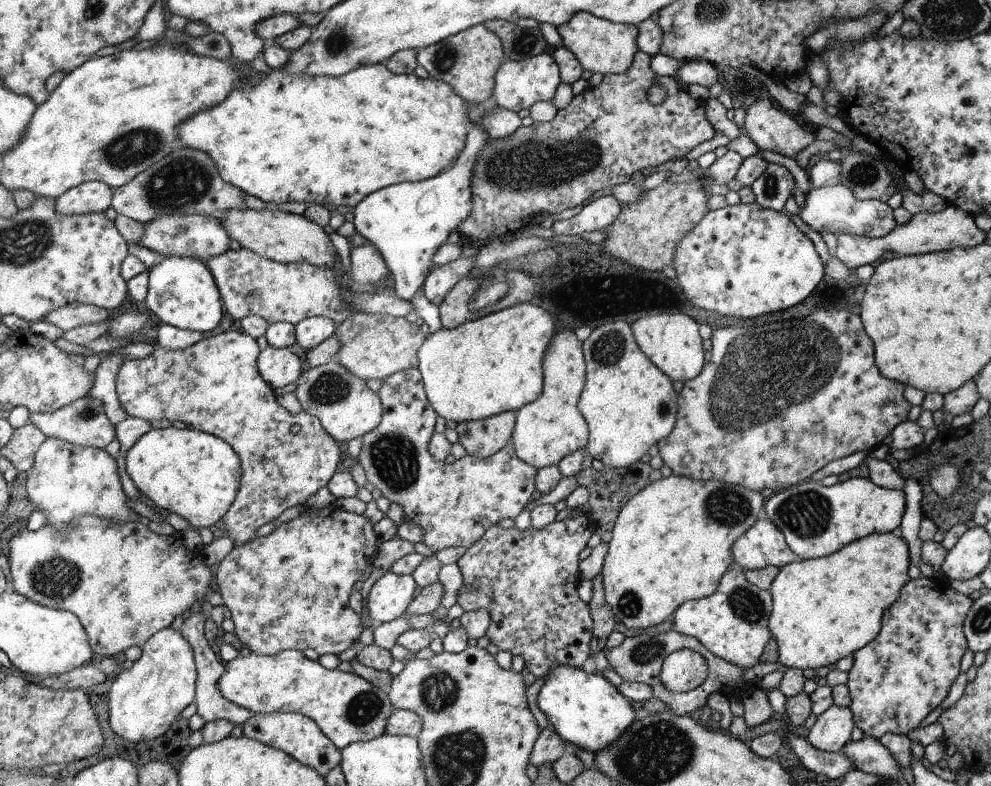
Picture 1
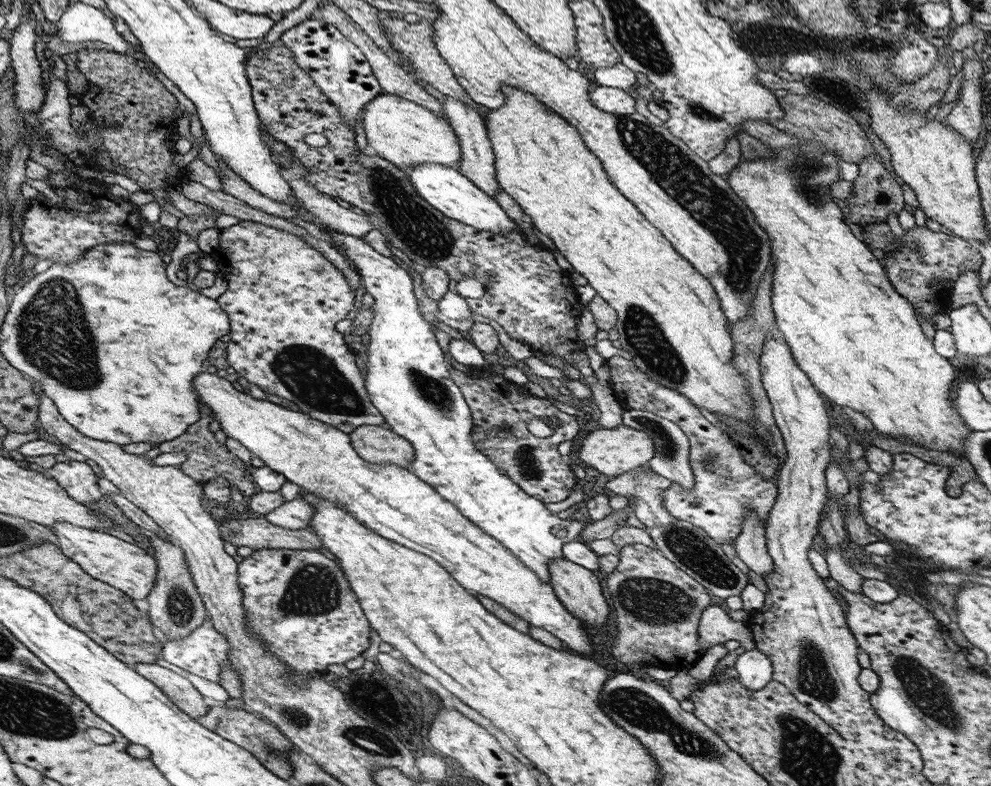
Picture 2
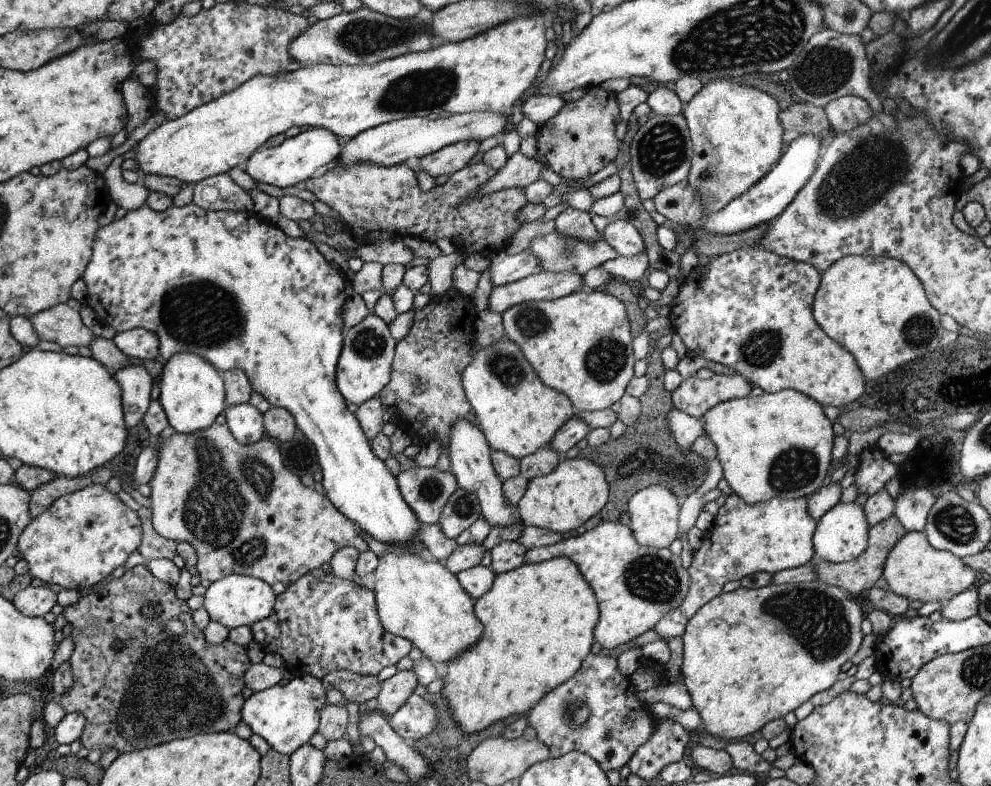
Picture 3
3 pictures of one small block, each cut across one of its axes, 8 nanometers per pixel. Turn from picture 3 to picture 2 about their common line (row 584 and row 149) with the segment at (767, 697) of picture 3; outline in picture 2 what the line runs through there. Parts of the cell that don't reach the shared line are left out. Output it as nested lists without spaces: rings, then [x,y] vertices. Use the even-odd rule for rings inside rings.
[[[806,139],[800,141],[797,147],[784,147],[783,149],[772,149],[774,157],[756,158],[756,160],[743,159],[736,164],[733,170],[730,170],[726,179],[732,191],[738,195],[745,206],[752,211],[756,222],[768,233],[771,246],[771,260],[773,260],[773,281],[771,284],[772,298],[771,305],[774,316],[784,336],[787,345],[790,347],[793,357],[796,359],[796,364],[800,370],[812,381],[816,390],[824,396],[828,397],[831,402],[836,403],[840,407],[852,408],[864,414],[875,430],[884,434],[889,438],[904,437],[909,444],[921,446],[926,450],[937,450],[940,452],[948,452],[950,454],[958,454],[960,458],[966,458],[964,453],[963,442],[972,431],[970,427],[966,427],[966,423],[960,419],[960,412],[956,411],[956,402],[952,398],[952,390],[954,392],[954,367],[950,365],[948,359],[940,356],[935,351],[933,341],[930,341],[924,333],[914,307],[906,300],[889,282],[886,276],[886,271],[880,264],[876,256],[861,240],[854,236],[853,231],[848,223],[843,220],[843,212],[834,200],[832,194],[832,184],[842,179],[841,165],[844,164],[841,158],[830,149],[827,149],[822,143]]]

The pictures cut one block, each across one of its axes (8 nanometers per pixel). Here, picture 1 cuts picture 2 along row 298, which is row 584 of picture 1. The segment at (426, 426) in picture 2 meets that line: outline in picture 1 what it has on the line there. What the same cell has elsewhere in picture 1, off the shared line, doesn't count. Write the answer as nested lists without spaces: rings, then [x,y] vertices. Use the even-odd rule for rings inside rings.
[[[387,572],[372,586],[365,602],[365,613],[376,624],[404,616],[414,598],[417,584],[412,575]]]

